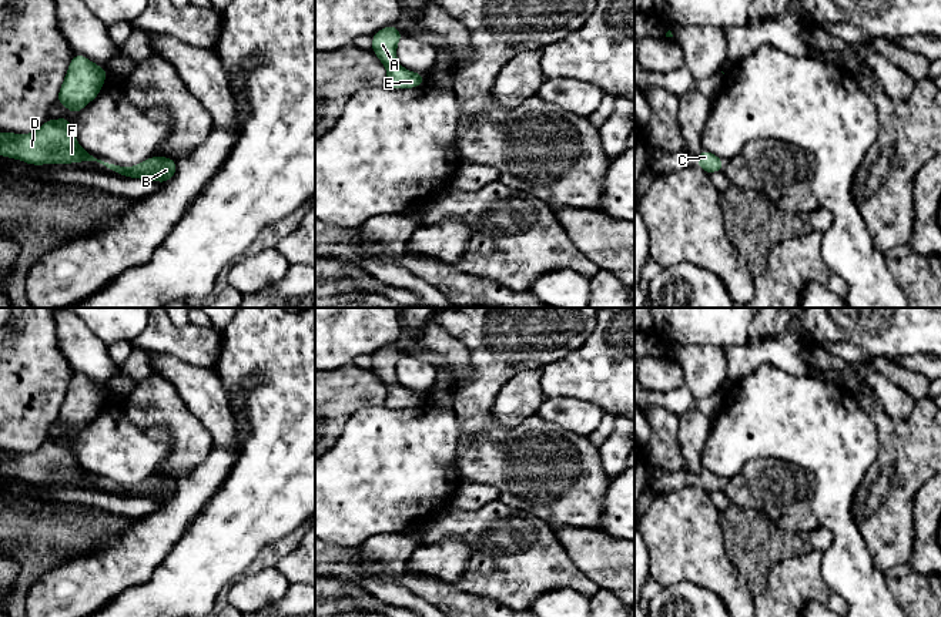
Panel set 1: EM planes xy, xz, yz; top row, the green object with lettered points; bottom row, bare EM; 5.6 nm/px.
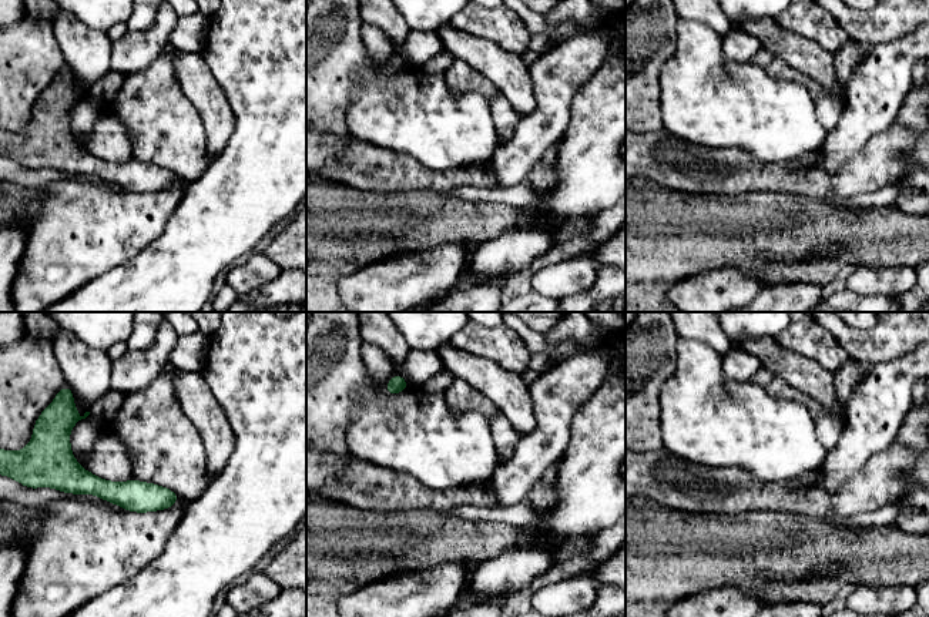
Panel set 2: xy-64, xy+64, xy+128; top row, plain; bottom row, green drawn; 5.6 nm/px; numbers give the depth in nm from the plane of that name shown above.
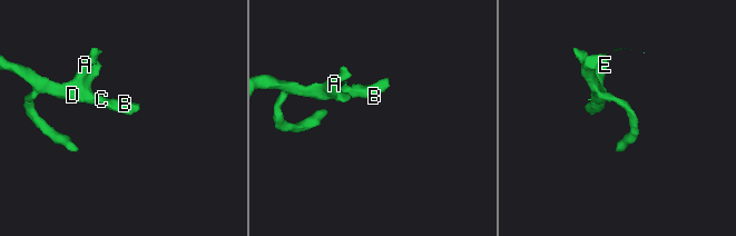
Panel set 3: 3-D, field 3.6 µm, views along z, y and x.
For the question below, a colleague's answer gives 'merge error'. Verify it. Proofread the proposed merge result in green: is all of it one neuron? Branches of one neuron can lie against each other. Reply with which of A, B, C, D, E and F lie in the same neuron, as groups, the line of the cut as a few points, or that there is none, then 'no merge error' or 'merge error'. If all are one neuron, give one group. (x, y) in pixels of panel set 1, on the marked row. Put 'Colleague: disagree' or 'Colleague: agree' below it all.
A B C D E F; no cut; no merge error
Colleague: disagree

